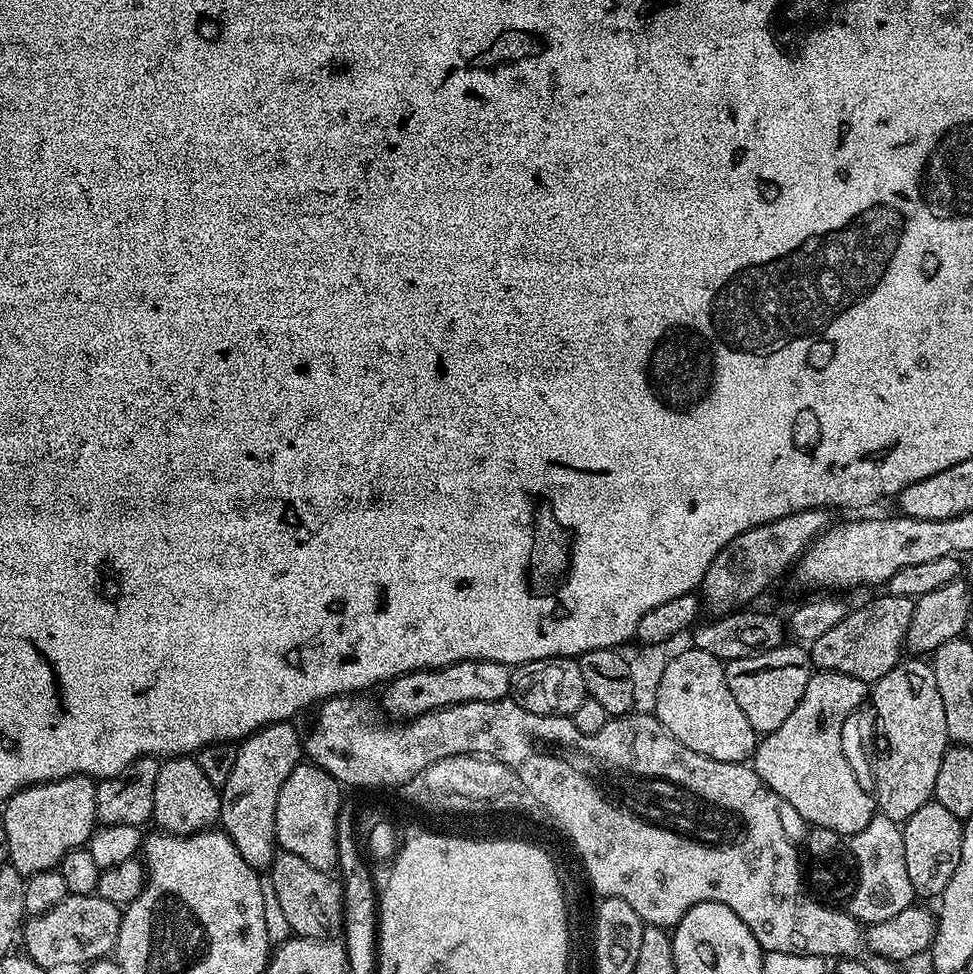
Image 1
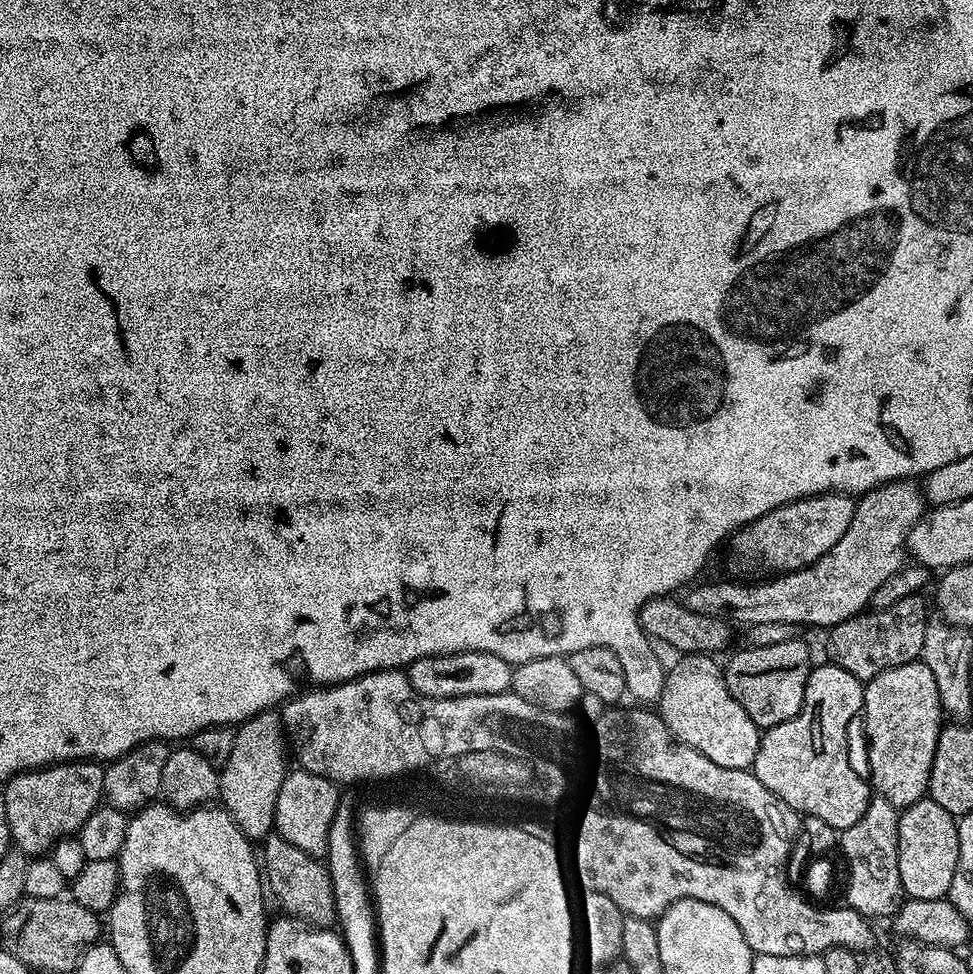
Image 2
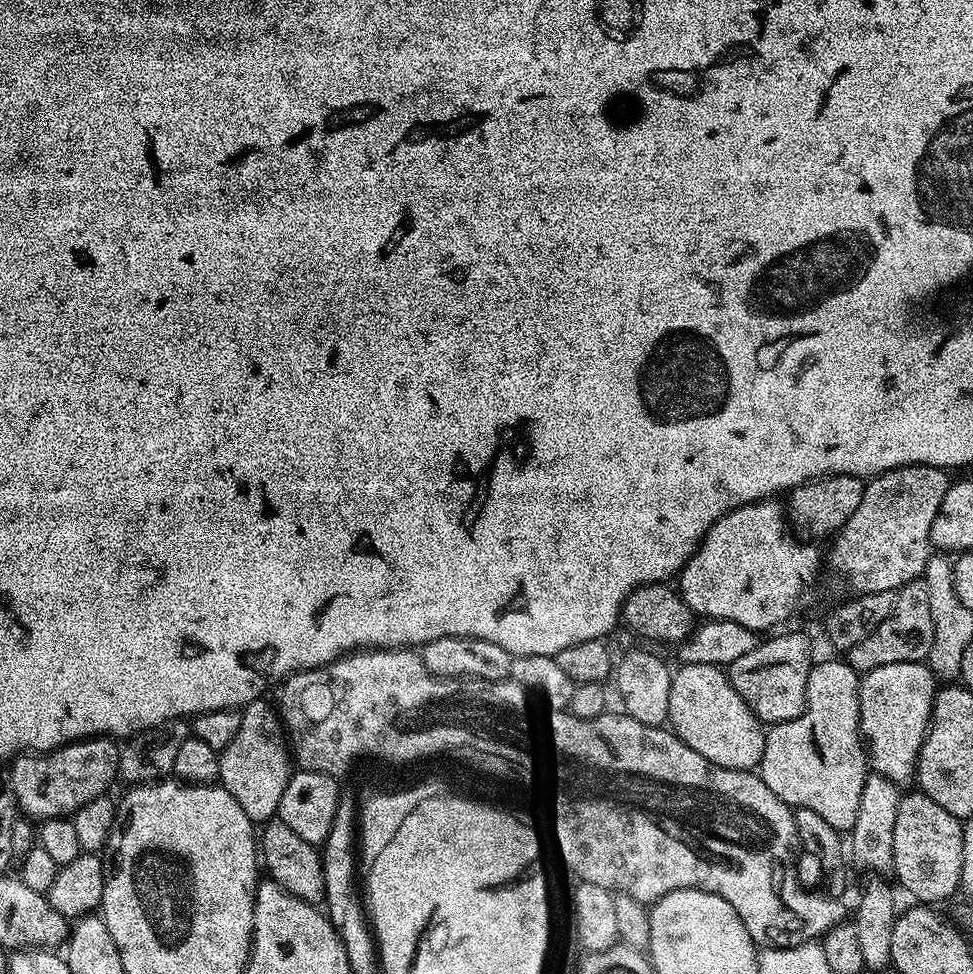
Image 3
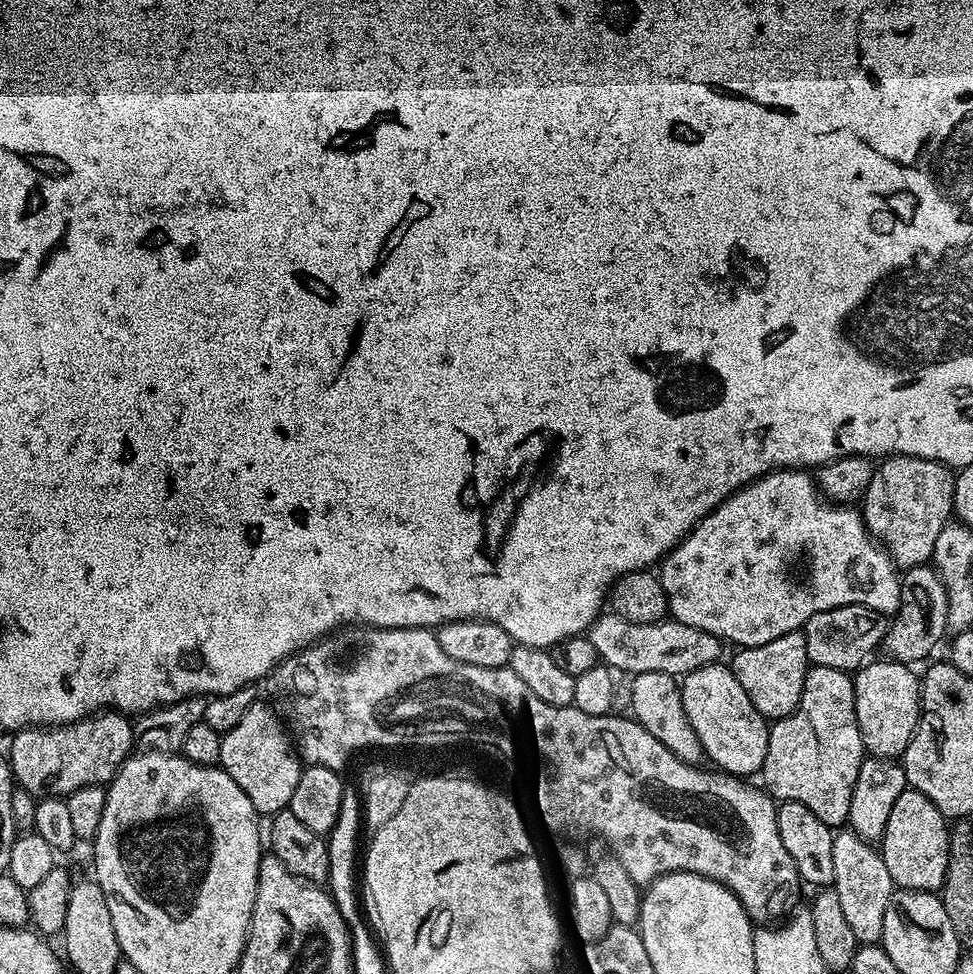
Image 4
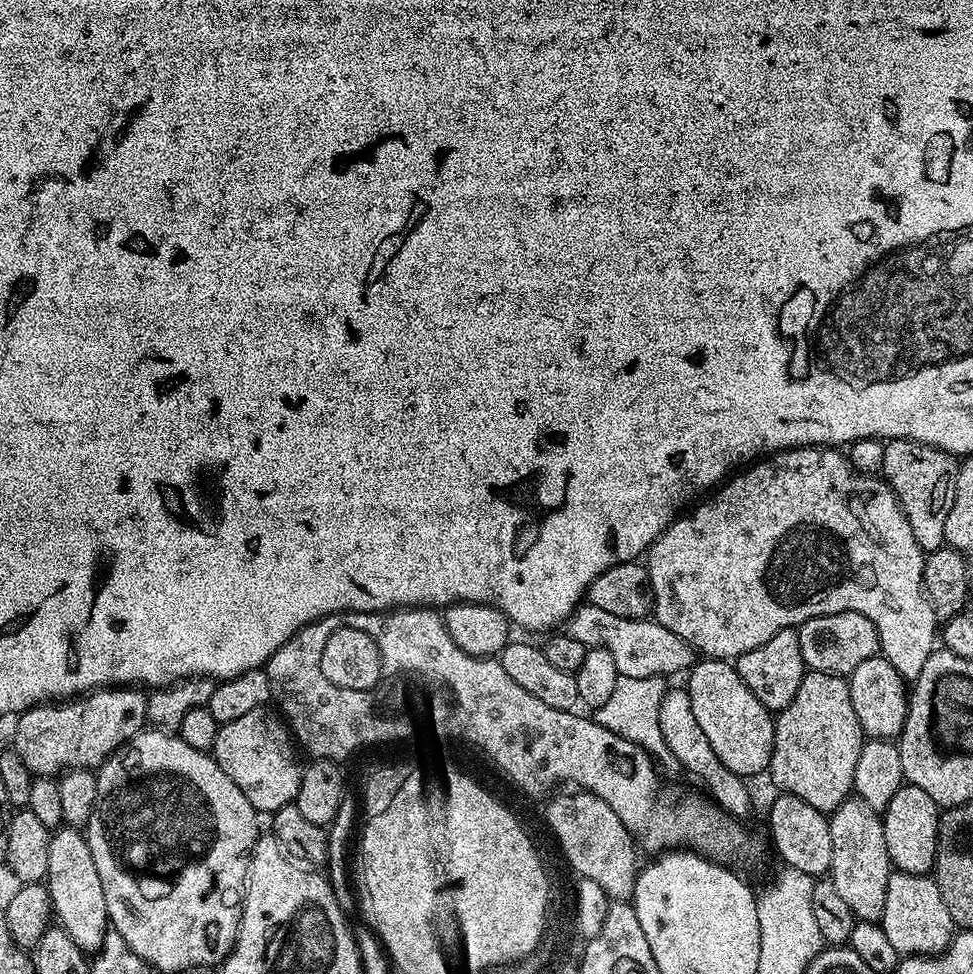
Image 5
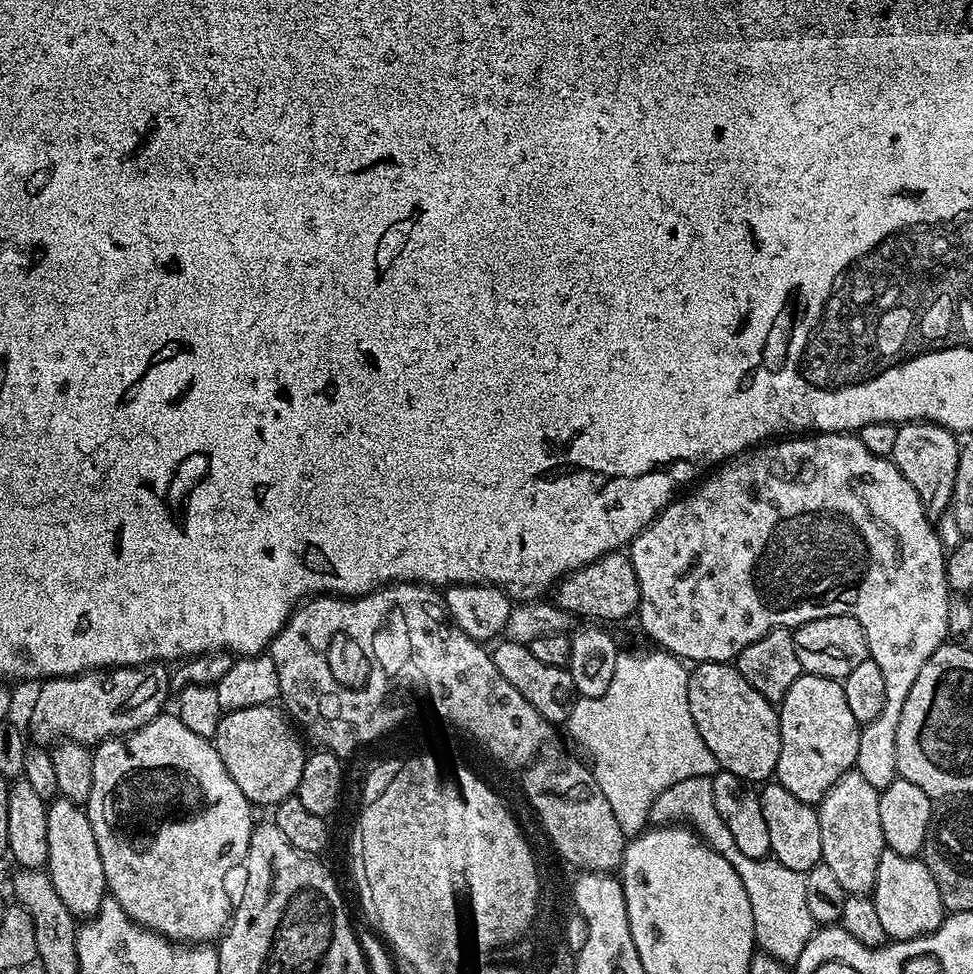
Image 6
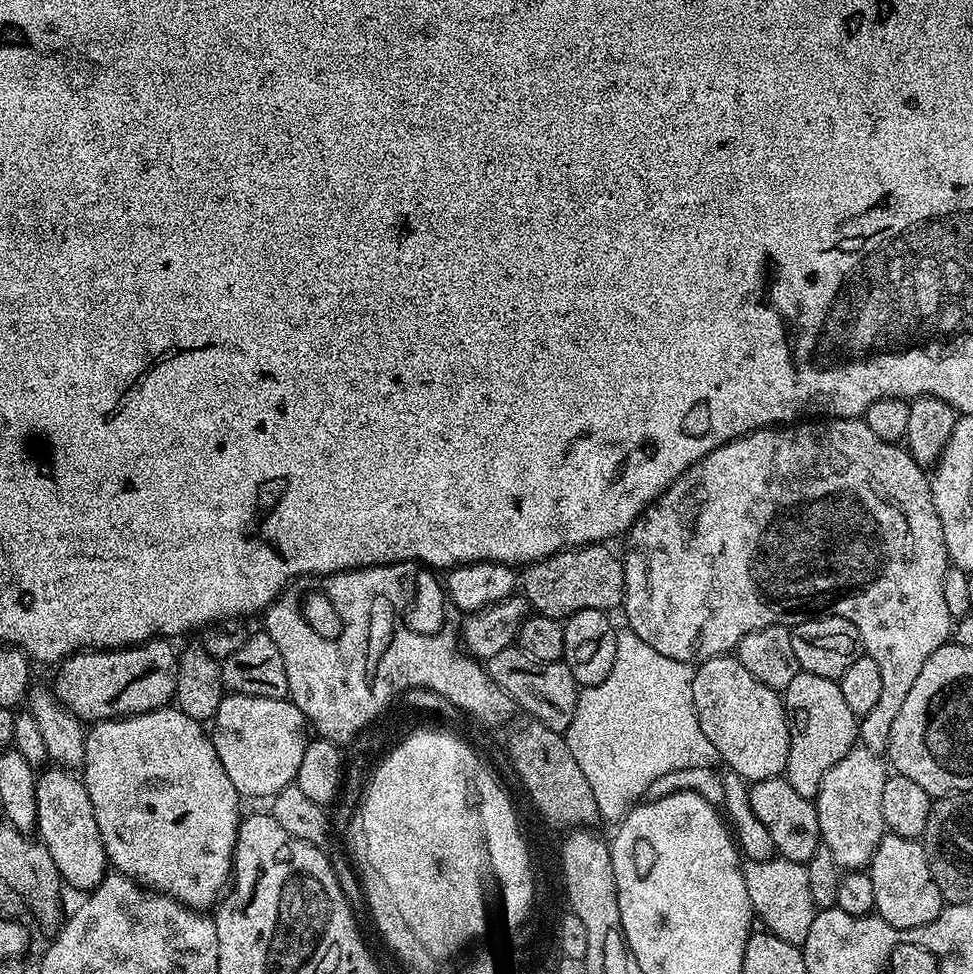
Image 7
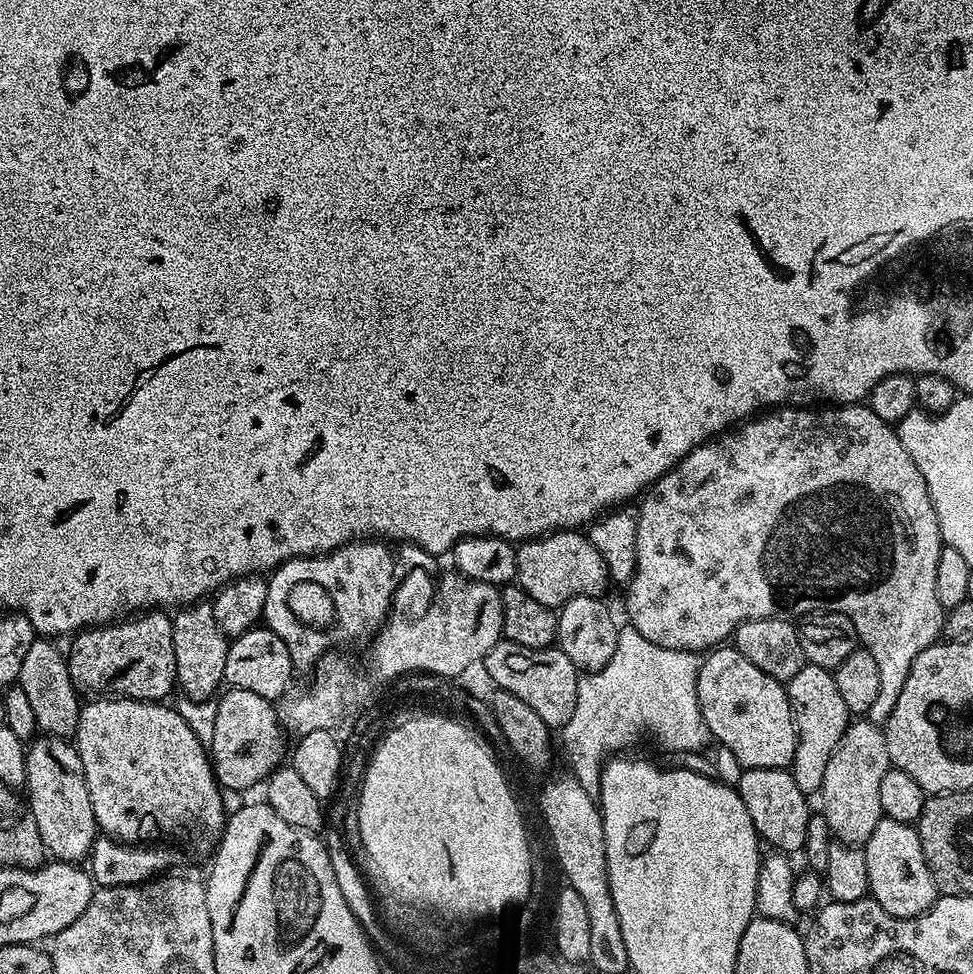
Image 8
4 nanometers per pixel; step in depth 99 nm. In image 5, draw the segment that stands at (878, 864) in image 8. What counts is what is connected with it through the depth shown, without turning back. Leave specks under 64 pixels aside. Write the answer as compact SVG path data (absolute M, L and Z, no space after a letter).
M893 871L886 887L885 910L878 923L901 957L939 956L948 949L954 935L950 910L946 910L946 902L942 894L938 894L938 886L931 875Z

